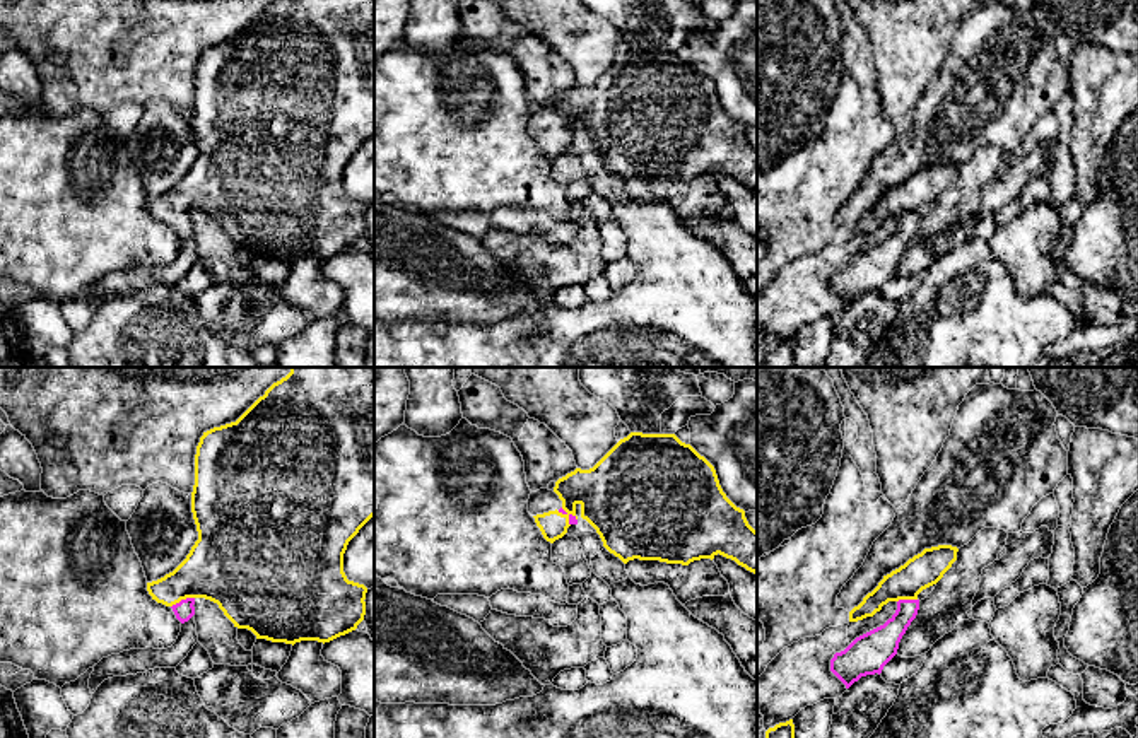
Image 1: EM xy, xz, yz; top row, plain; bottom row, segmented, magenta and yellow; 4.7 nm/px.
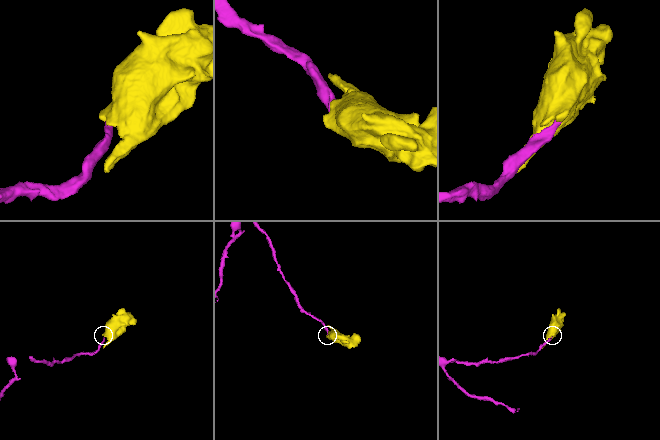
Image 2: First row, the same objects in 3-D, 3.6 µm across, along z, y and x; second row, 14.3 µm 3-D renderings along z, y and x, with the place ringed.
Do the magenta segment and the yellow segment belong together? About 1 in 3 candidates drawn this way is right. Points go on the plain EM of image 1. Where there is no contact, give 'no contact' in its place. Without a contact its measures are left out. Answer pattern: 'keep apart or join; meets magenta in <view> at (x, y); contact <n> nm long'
join; meets magenta in xy at (181, 217); contact 120 nm long

